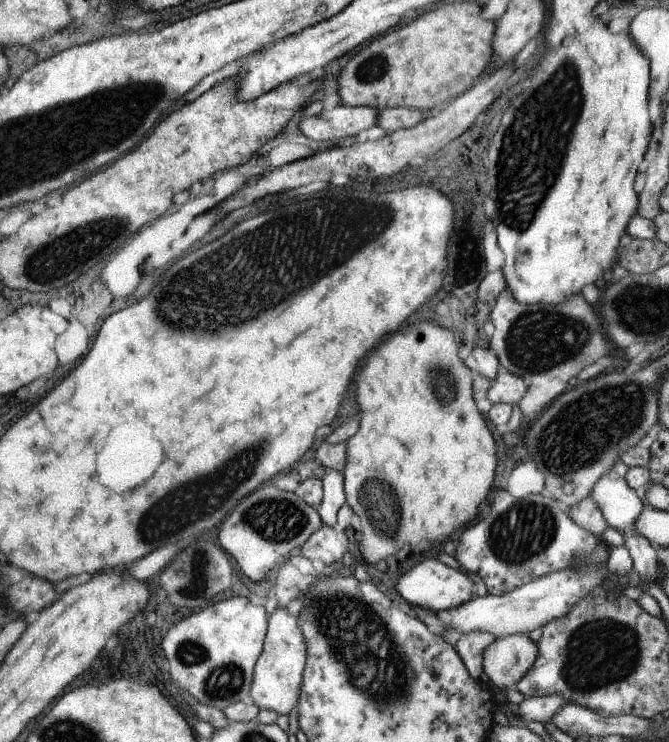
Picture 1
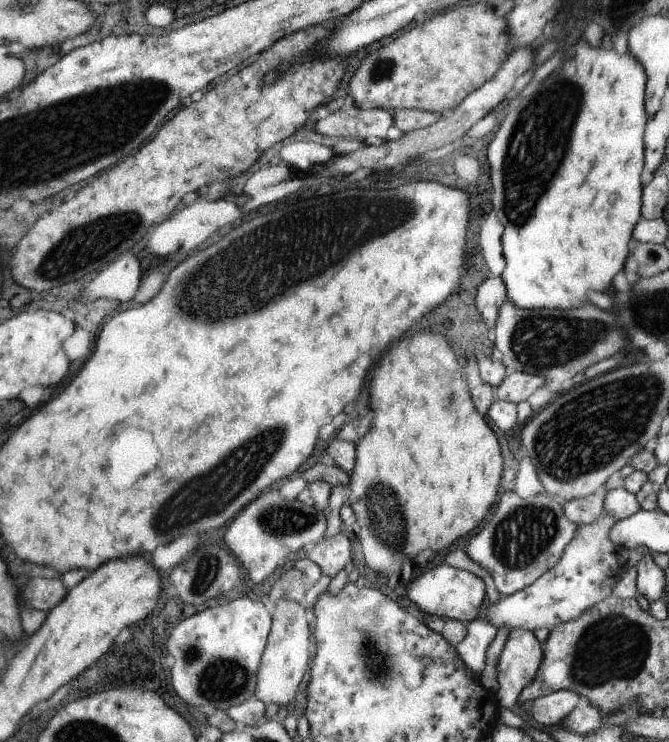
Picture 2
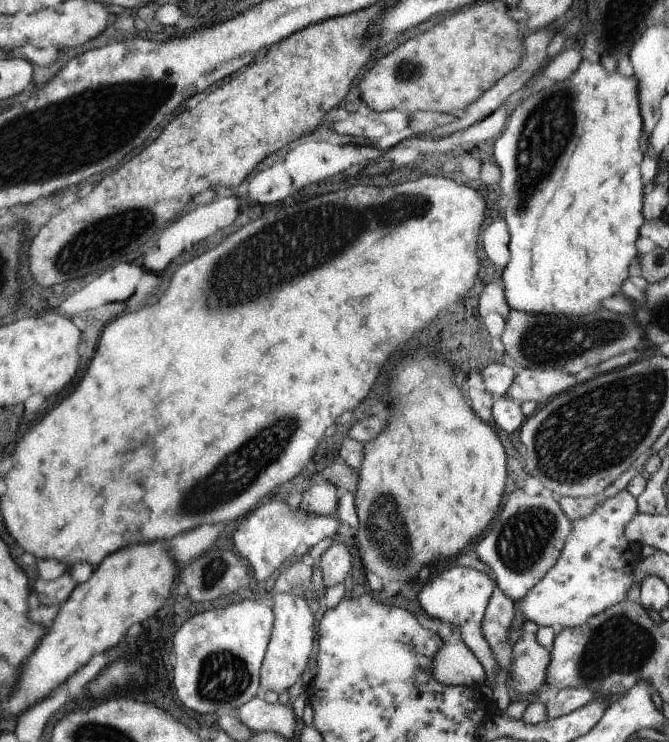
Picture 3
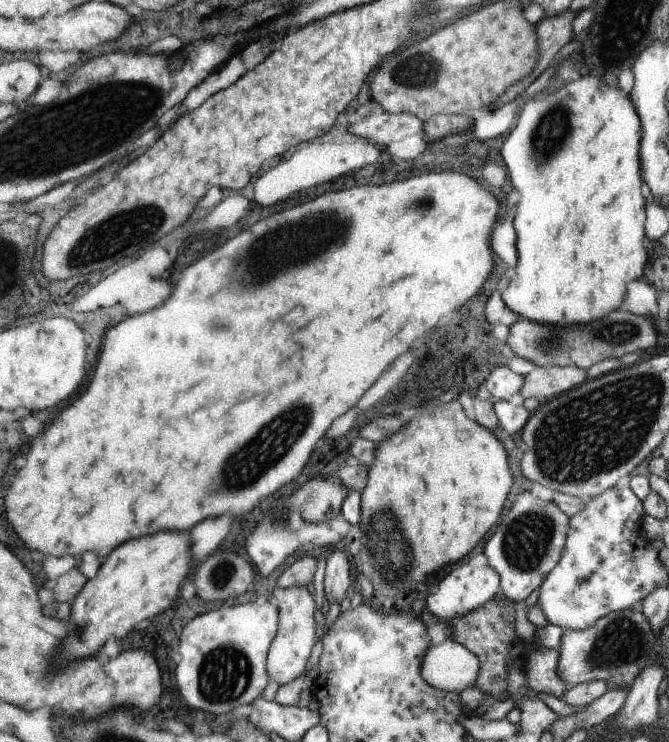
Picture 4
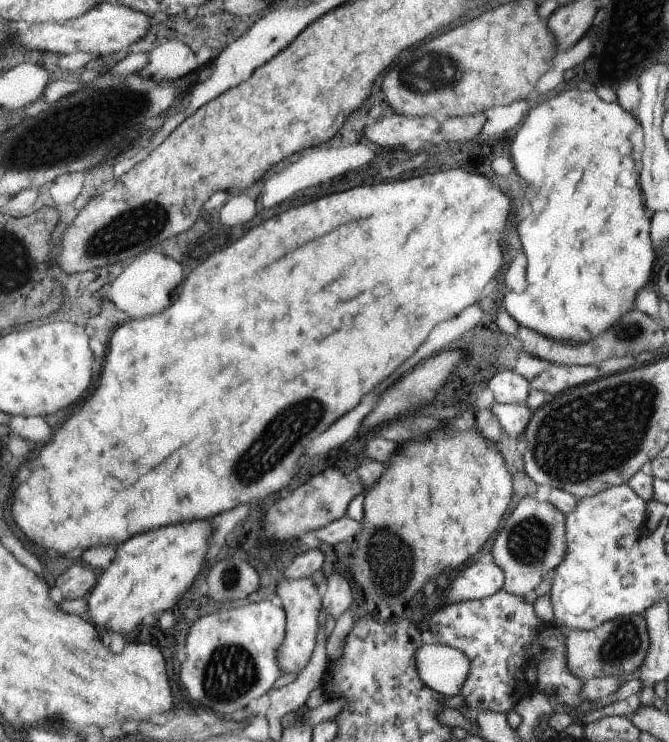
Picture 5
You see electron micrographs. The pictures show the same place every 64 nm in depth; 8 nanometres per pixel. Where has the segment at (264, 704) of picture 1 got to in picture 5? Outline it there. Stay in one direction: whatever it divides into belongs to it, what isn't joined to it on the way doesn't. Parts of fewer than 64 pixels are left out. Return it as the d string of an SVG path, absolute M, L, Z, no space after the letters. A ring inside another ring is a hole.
M299 578L299 580L283 580L277 584L277 598L285 612L285 636L275 652L275 664L283 674L299 674L307 662L311 660L311 654L317 644L317 636L321 630L317 628L317 612L321 610L321 594L319 586L315 588L311 578Z

